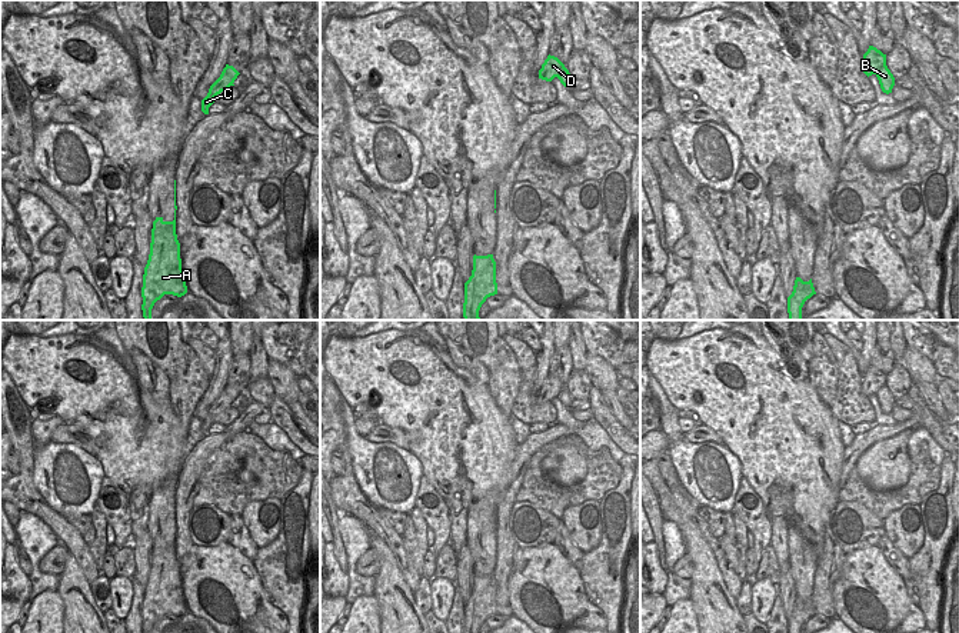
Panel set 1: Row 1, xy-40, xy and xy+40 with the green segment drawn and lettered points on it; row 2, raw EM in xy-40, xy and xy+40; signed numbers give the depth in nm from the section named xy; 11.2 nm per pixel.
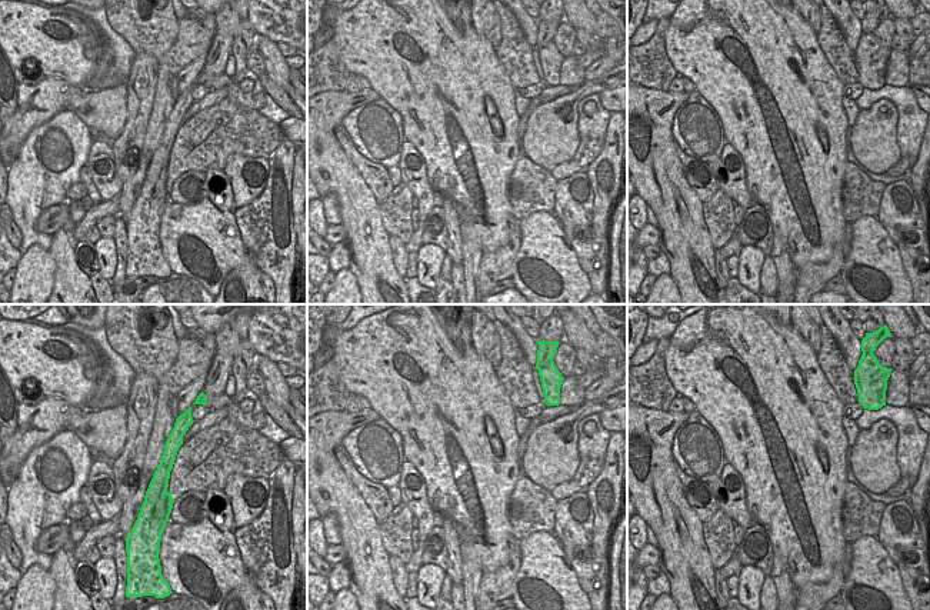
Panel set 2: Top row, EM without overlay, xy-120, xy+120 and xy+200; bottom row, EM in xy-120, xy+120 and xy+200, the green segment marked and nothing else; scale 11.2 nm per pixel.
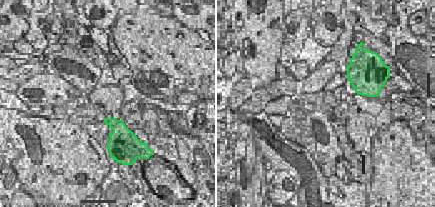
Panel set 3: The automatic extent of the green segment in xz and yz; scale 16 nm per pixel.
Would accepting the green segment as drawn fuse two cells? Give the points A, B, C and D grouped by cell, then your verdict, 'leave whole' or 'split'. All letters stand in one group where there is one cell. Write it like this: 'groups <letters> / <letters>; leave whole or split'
groups A B C D; leave whole

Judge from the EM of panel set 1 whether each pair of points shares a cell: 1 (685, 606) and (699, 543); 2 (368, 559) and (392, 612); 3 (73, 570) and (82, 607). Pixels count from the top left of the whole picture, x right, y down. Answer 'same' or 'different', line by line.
1: different
2: different
3: same

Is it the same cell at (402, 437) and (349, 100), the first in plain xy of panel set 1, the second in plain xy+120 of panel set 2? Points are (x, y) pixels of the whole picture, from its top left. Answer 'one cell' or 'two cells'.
one cell

